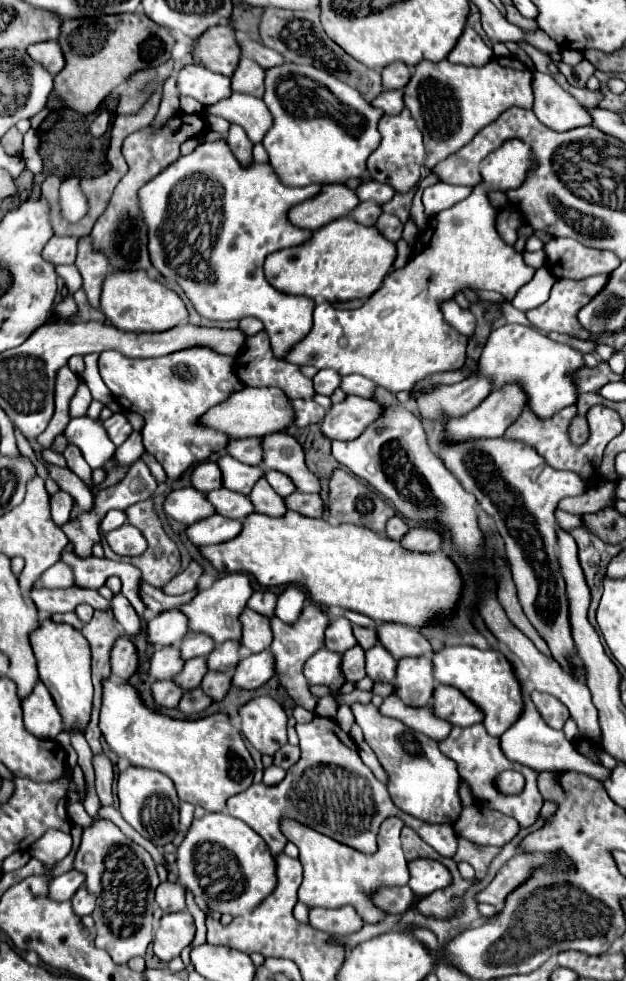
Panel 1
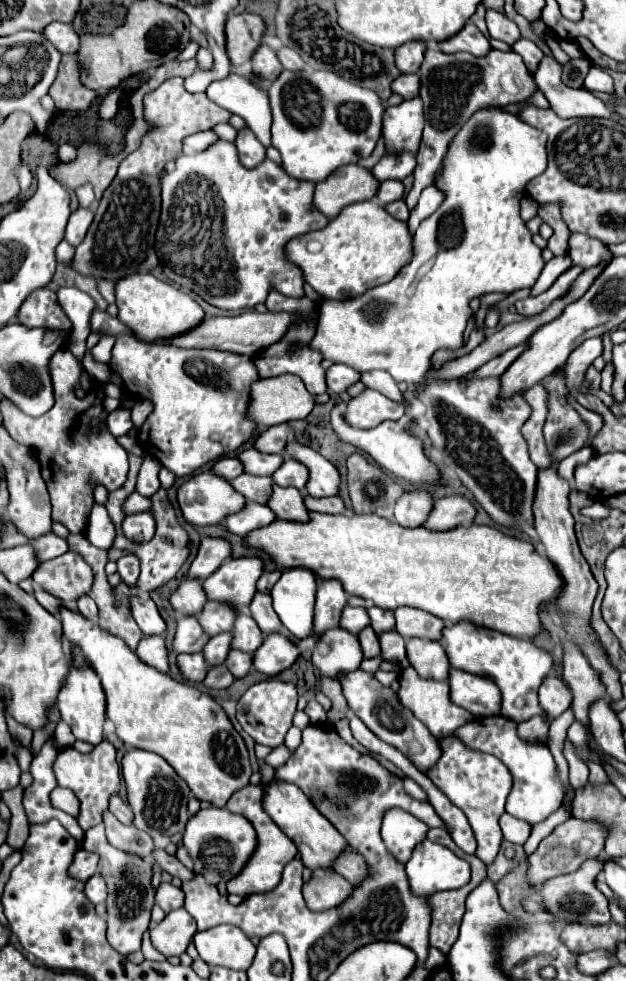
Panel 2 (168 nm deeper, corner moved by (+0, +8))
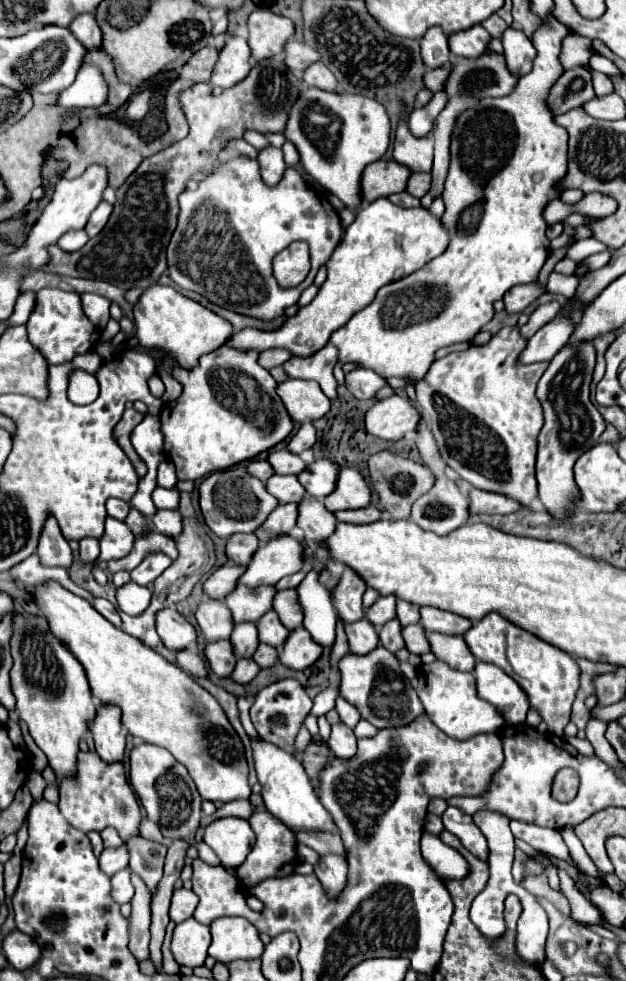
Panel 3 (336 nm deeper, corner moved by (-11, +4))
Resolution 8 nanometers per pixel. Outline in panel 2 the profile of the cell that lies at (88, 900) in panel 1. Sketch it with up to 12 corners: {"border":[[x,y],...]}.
{"border":[[99,874],[89,878],[85,894],[93,904],[105,902],[107,884]]}

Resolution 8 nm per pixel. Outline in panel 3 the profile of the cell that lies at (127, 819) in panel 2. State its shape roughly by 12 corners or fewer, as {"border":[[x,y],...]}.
{"border":[[148,818],[140,822],[140,836],[164,842],[160,828]]}

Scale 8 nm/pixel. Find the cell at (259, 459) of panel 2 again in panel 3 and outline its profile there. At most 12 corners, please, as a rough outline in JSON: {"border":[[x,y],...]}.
{"border":[[288,450],[270,452],[276,474],[298,474],[302,458]]}

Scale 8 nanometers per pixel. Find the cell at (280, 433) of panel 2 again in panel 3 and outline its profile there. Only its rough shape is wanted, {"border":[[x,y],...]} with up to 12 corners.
{"border":[[304,422],[286,450],[300,454],[316,442],[312,422]]}

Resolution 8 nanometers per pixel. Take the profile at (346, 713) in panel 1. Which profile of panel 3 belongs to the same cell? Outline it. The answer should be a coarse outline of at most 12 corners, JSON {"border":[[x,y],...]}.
{"border":[[368,620],[346,624],[350,654],[378,648],[378,632]]}

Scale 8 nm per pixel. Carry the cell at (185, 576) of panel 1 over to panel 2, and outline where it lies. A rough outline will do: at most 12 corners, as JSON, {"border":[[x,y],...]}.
{"border":[[205,536],[189,568],[205,580],[229,556],[229,540]]}

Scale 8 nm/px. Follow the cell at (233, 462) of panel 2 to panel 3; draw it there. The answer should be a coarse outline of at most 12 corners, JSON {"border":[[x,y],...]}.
{"border":[[250,460],[246,472],[266,482],[274,474],[266,460]]}

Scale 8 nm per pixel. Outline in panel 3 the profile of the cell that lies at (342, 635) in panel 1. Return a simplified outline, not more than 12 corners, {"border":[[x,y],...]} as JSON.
{"border":[[394,596],[378,598],[366,620],[380,628],[394,618]]}

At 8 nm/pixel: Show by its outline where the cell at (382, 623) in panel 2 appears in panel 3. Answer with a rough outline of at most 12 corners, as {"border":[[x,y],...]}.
{"border":[[404,600],[396,604],[402,628],[418,624],[418,610]]}

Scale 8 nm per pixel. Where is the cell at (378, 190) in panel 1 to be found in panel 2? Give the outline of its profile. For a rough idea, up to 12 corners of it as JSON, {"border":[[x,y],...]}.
{"border":[[385,154],[373,168],[381,182],[405,180],[415,170],[415,154]]}

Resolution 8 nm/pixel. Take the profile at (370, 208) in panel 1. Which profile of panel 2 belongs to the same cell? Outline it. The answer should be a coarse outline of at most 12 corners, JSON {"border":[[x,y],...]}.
{"border":[[385,180],[377,200],[385,206],[403,198],[401,180]]}

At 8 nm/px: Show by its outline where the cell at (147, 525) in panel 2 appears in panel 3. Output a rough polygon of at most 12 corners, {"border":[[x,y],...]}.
{"border":[[158,510],[154,530],[164,536],[182,532],[182,516],[176,510]]}

